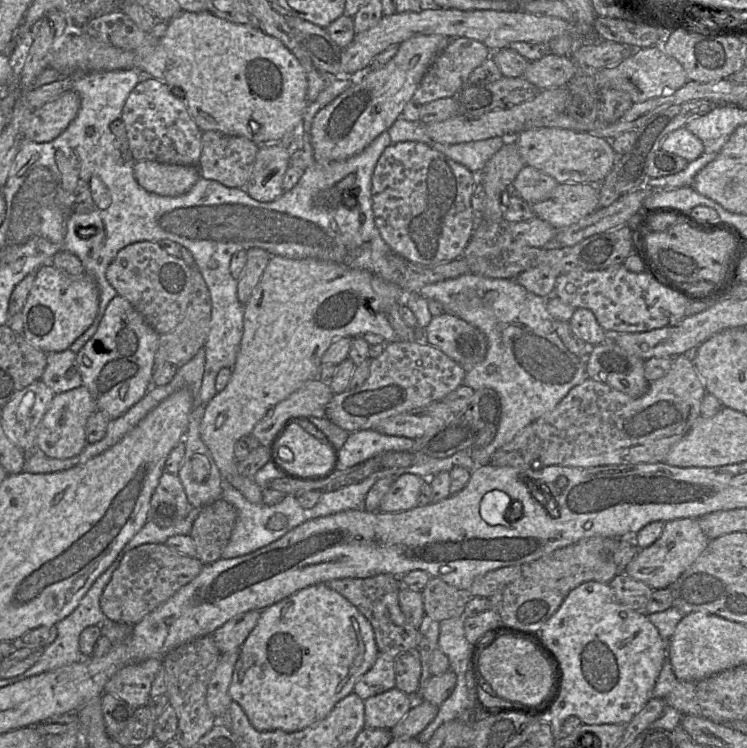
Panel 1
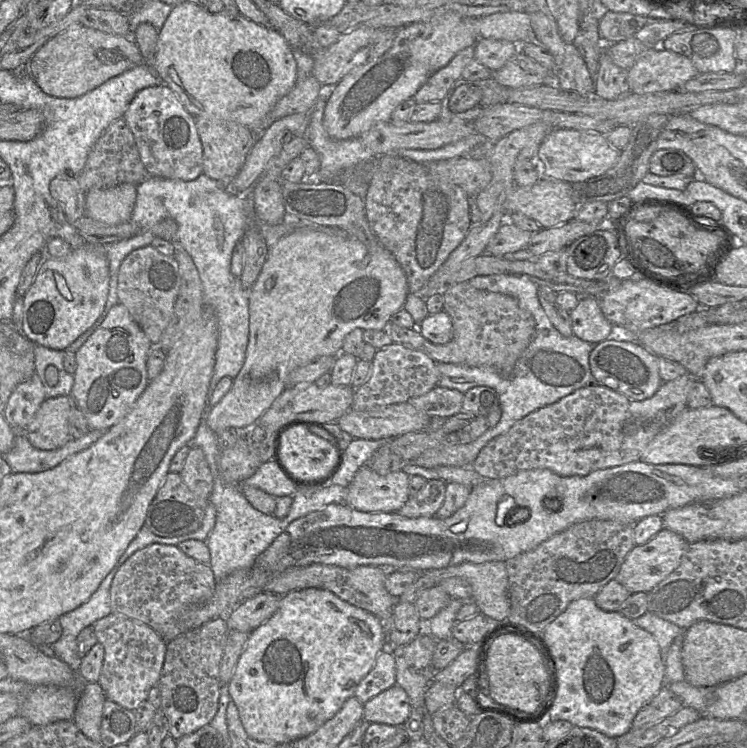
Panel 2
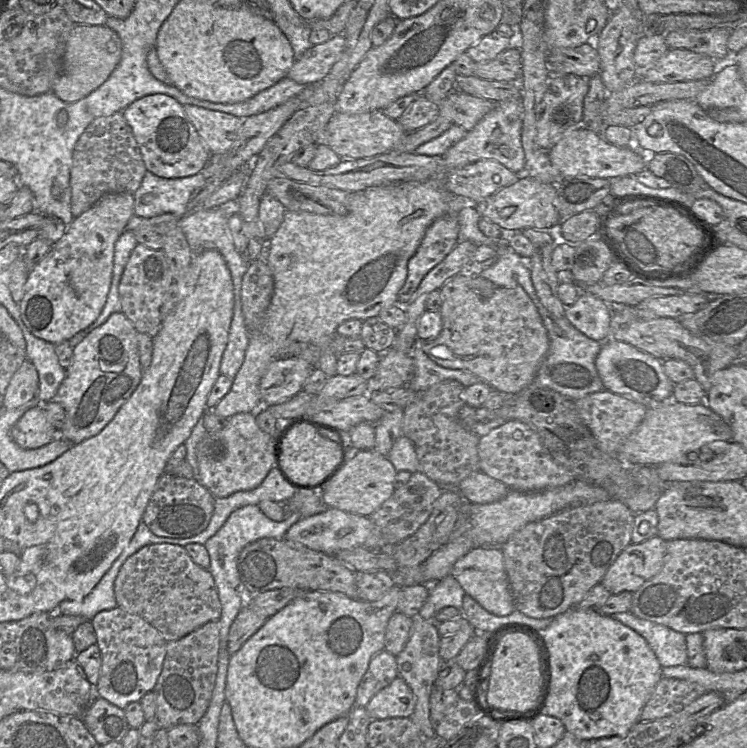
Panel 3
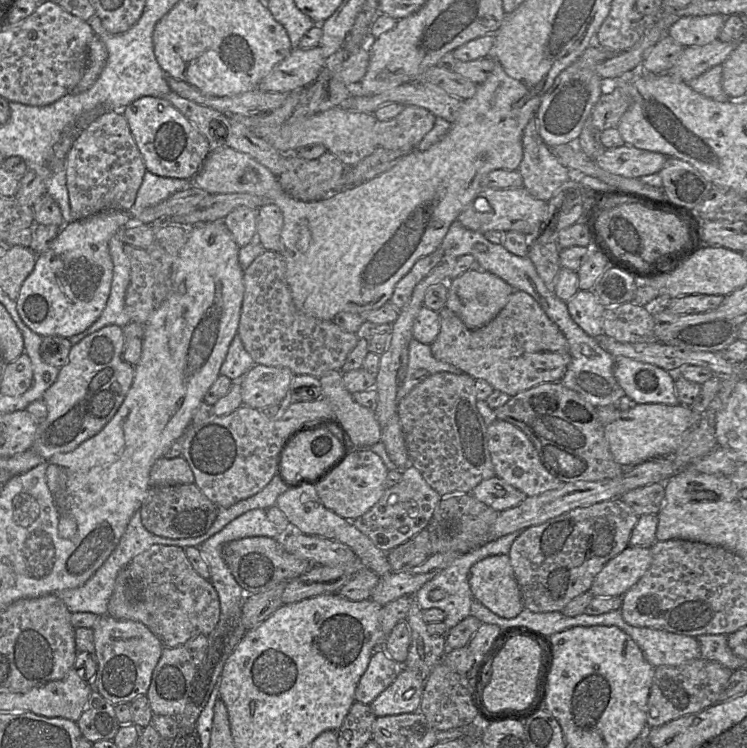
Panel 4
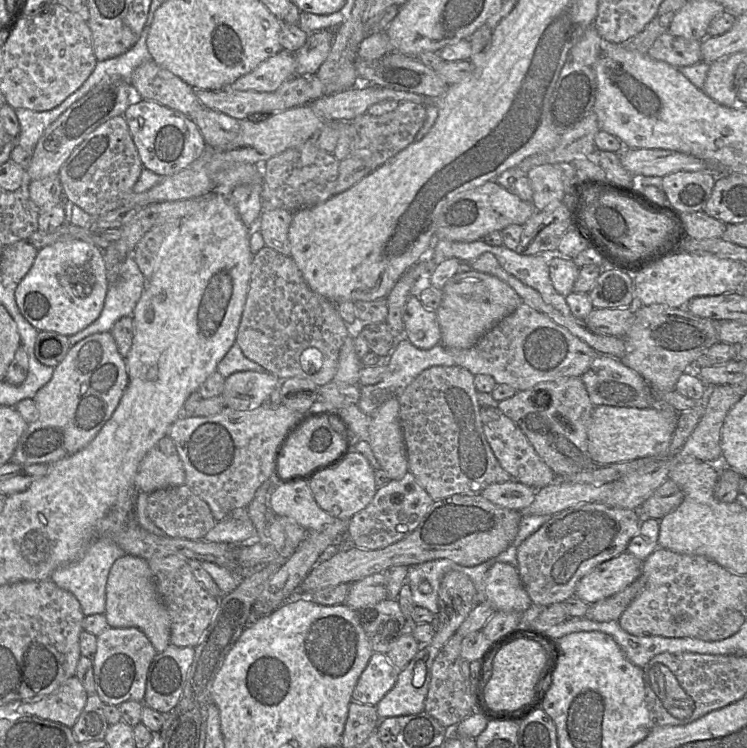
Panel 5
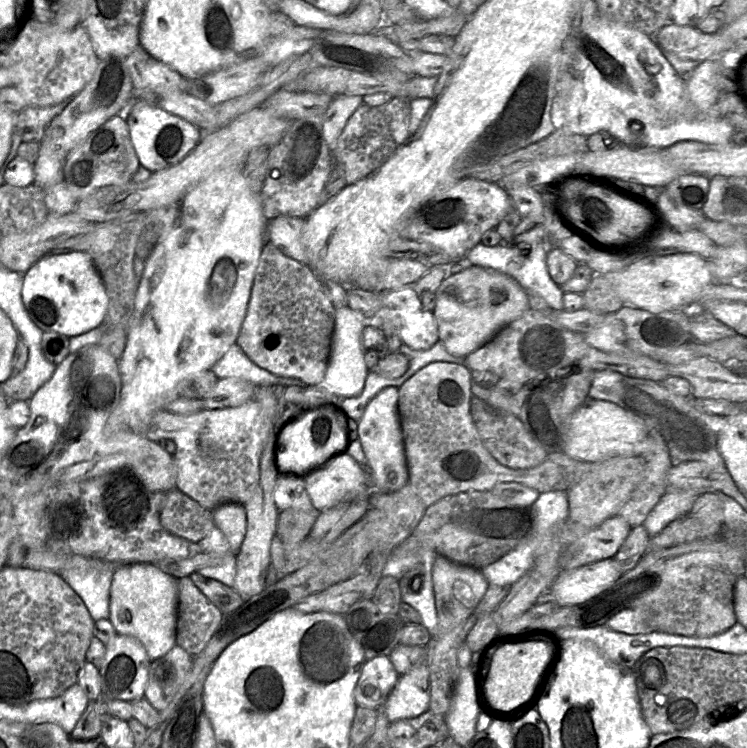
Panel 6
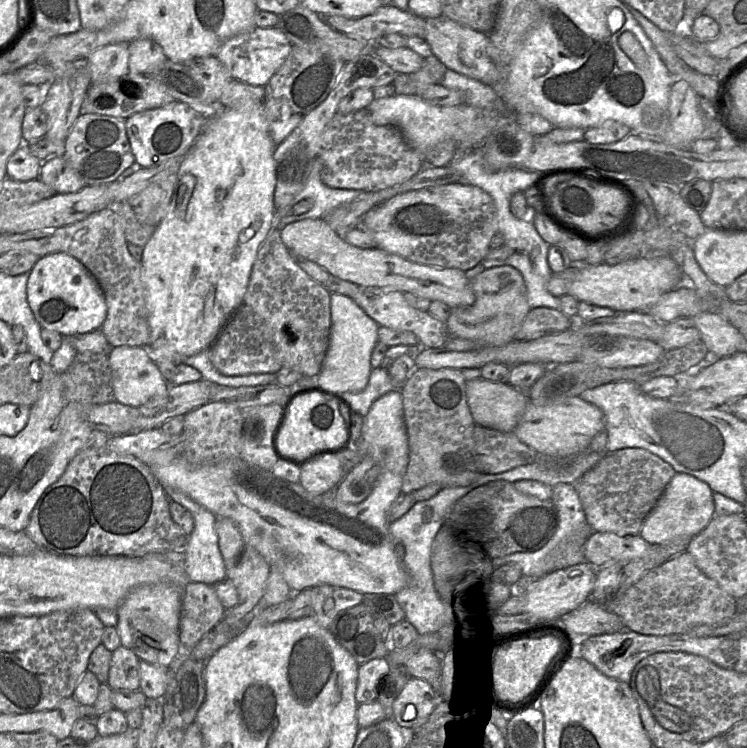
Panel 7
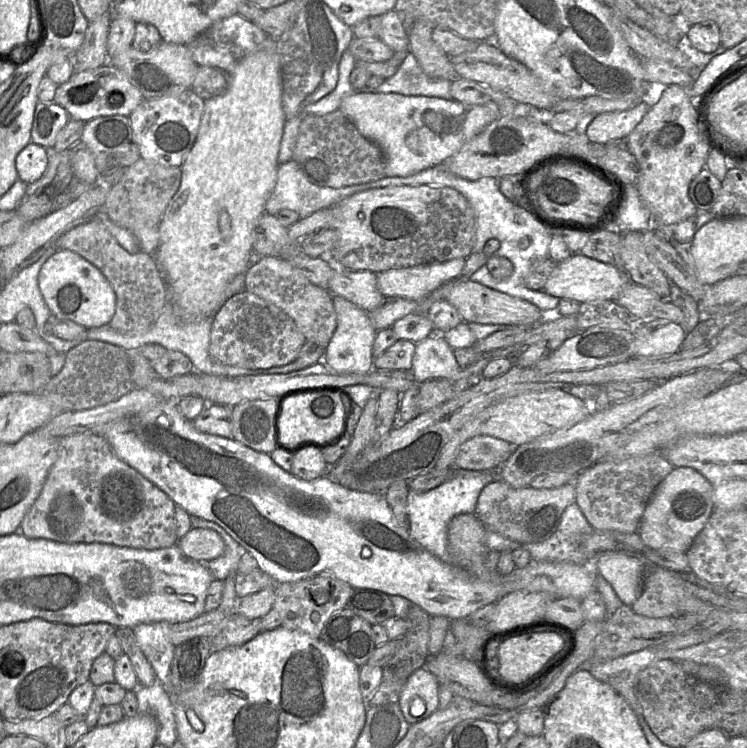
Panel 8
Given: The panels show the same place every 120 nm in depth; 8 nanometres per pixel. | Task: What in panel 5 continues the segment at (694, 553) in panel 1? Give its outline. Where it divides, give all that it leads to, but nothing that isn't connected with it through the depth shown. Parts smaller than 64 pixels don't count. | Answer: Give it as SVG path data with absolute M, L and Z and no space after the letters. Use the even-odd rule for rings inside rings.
M627 552L606 560L583 576L574 595L593 604L609 598L635 581L642 569L643 561Z

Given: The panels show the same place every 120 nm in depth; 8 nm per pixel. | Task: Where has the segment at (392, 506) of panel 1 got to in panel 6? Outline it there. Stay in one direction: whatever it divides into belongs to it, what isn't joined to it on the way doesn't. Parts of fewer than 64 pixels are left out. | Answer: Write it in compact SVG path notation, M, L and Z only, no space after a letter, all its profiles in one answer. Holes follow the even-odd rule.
M343 455L303 475L306 490L316 510L322 512L349 503L369 490L364 473L350 455Z

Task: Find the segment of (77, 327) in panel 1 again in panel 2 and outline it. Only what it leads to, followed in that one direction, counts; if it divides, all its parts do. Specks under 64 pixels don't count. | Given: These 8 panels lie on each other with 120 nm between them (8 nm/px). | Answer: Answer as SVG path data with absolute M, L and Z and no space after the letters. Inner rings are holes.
M85 244L62 258L46 256L23 296L21 332L35 345L65 351L102 314L109 279L109 264L102 245Z

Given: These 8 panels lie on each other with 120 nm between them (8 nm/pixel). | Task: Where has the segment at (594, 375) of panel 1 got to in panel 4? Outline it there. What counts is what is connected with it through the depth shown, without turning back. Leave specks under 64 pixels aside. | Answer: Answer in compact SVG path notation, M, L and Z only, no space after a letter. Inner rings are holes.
M614 357L614 376L624 390L626 397L635 404L660 403L667 405L679 404L675 390L677 373L668 372L665 369L652 364L644 363L627 357Z

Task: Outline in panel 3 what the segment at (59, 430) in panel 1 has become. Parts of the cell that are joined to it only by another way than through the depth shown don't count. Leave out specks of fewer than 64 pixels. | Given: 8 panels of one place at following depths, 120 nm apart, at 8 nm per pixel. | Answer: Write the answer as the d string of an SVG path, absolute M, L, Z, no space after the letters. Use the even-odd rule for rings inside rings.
M41 404L27 410L10 430L12 440L25 449L42 447L58 436Z

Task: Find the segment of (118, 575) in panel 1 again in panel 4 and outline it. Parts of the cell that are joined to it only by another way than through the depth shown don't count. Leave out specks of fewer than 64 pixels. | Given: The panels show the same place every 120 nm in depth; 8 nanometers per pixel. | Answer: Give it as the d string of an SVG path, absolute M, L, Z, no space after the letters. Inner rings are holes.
M155 544L134 557L127 568L132 593L144 604L149 614L159 626L160 640L164 647L178 647L197 635L208 636L215 629L220 618L218 593L210 580L202 578L194 570L182 548Z

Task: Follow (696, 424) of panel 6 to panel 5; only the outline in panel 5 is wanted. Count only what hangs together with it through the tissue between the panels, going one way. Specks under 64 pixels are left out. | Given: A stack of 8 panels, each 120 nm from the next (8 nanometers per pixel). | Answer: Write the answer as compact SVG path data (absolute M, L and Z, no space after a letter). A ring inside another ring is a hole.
M598 354L590 369L581 376L588 396L594 406L650 408L654 406L654 393L650 385L634 370L625 366L620 359Z

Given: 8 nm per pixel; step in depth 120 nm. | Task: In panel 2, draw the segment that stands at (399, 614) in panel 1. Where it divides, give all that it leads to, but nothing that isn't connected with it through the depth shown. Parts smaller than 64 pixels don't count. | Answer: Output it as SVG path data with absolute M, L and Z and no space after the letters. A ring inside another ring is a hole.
M311 564L288 568L274 576L262 590L283 596L295 590L320 588L329 590L340 599L375 615L381 622L386 638L391 630L396 599L385 588L387 569L376 566L342 568L334 565Z

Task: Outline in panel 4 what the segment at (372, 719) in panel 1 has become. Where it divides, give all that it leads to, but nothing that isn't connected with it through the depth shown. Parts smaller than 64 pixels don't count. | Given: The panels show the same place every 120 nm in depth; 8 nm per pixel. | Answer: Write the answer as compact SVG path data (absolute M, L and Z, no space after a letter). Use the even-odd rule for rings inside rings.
M404 669L369 705L377 717L419 712L425 682L419 673Z

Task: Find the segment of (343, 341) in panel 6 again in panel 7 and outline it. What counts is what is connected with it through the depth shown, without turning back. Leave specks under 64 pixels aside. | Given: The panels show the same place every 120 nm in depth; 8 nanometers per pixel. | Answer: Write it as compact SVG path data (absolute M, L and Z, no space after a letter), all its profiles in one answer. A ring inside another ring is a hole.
M338 293L330 295L331 327L328 349L317 376L317 386L337 393L361 392L372 370L370 358L378 342L379 325L352 298Z

